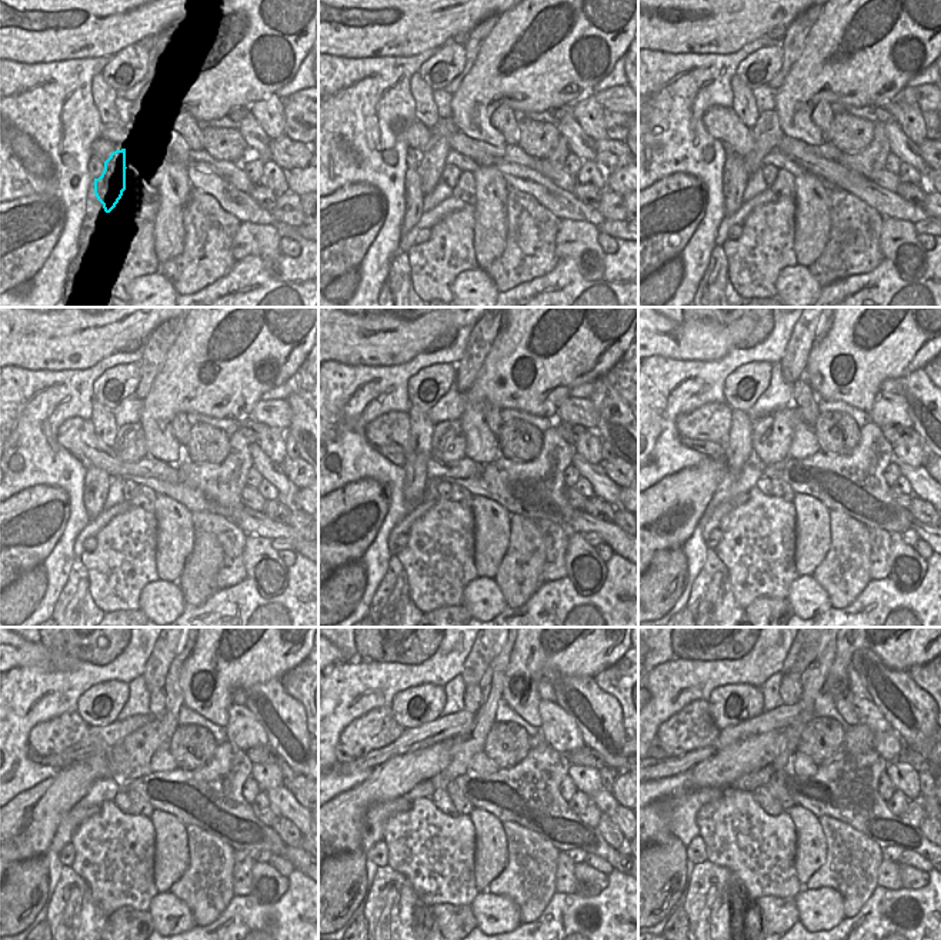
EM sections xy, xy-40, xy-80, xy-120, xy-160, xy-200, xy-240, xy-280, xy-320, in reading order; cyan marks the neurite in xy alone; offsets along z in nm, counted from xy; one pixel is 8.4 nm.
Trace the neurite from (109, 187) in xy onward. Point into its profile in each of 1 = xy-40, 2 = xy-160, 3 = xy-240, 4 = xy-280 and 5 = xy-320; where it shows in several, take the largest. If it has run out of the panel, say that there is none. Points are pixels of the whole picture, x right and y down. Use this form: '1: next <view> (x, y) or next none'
1: next xy-40 (430, 169)
2: next xy-160 (447, 442)
3: next xy-240 (130, 759)
4: next xy-280 (467, 743)
5: next xy-320 (813, 679)

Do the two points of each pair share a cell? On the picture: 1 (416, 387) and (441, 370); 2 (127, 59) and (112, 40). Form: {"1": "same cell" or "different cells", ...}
{"1": "same cell", "2": "different cells"}

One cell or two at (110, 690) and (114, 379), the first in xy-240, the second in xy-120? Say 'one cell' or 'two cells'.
one cell

